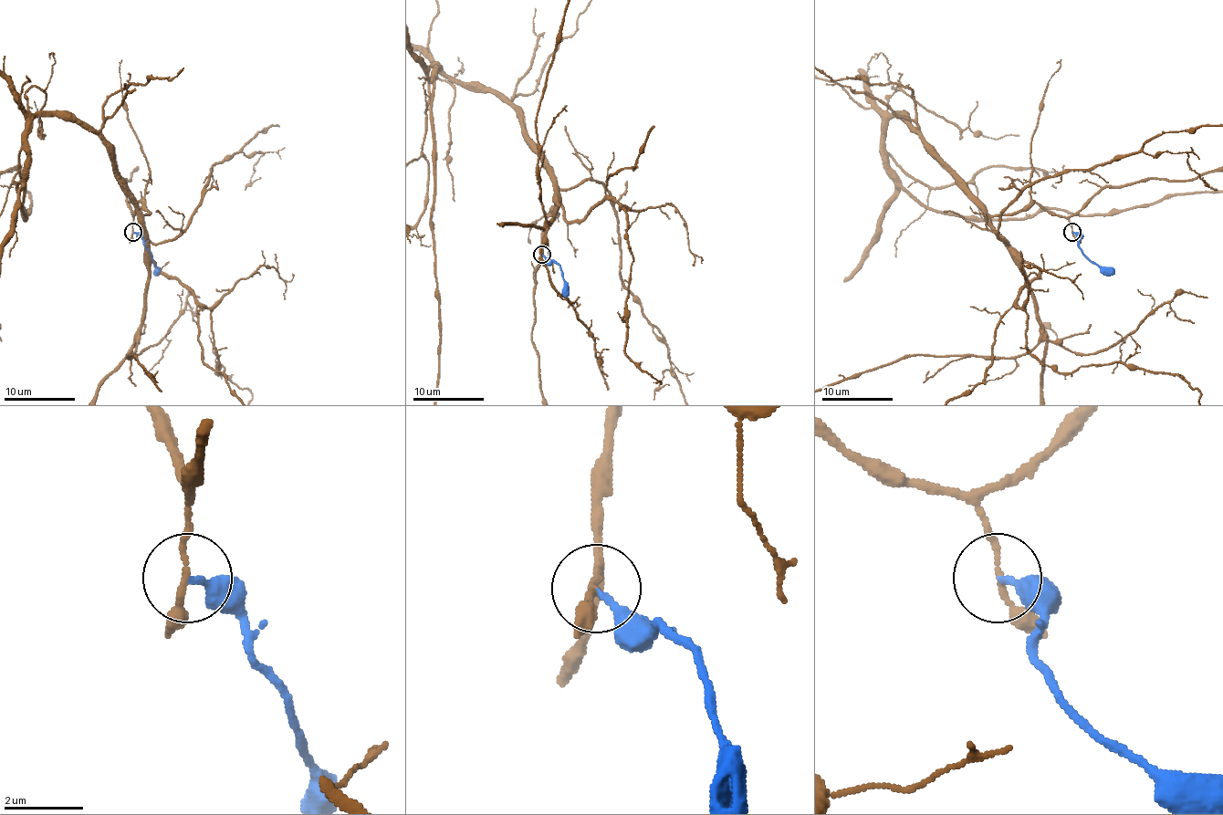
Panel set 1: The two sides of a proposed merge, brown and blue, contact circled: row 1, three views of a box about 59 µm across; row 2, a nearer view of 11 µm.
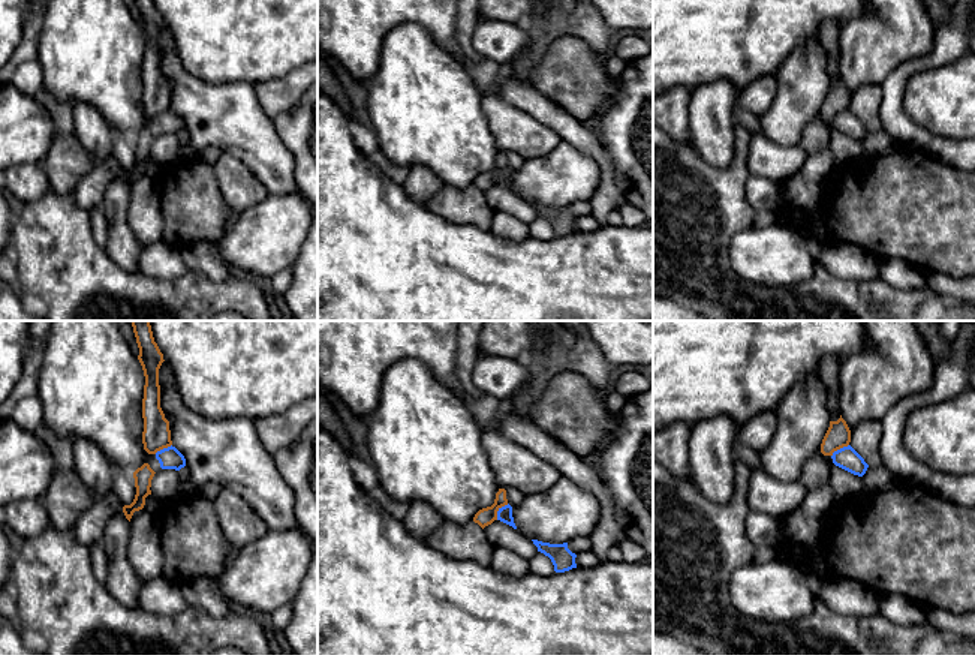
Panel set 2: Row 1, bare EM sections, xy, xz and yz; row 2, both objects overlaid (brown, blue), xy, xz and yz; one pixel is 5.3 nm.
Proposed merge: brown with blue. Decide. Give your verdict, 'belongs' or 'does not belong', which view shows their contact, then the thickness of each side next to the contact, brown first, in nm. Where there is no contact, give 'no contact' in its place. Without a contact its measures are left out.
does not belong; meets brown in xz; 90 nm thick on the brown side, 80 nm on the other

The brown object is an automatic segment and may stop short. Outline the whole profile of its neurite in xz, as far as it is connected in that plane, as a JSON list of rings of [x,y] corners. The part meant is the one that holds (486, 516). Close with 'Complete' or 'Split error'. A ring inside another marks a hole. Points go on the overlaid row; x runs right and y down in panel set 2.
[[[499,489],[499,492],[496,493],[494,504],[491,507],[479,510],[475,514],[473,522],[478,523],[484,529],[485,526],[497,520],[497,511],[505,505],[508,505],[506,490]]]. Complete

